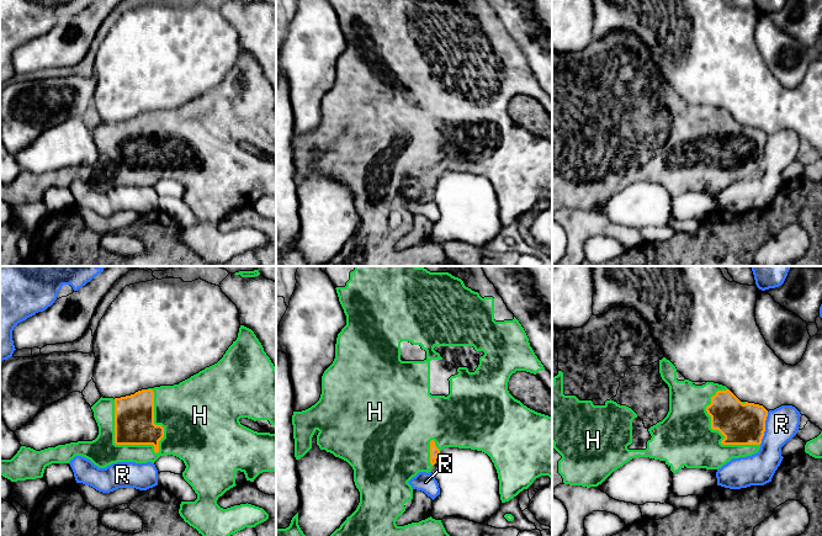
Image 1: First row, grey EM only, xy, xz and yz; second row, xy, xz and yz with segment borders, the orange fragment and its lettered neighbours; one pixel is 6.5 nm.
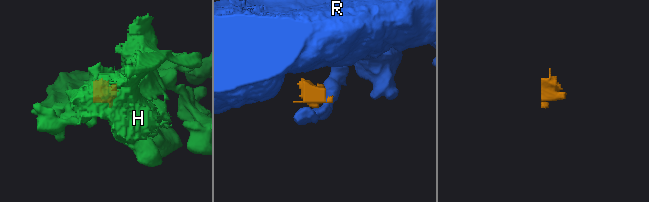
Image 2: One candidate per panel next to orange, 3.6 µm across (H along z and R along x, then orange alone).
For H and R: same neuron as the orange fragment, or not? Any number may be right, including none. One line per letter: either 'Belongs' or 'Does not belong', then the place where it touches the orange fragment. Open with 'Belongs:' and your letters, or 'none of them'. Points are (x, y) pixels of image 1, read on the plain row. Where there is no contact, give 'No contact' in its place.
Belongs: H
H: Belongs. Touches orange at xy (159, 164)
R: Does not belong. Touches orange at yz (764, 152)

